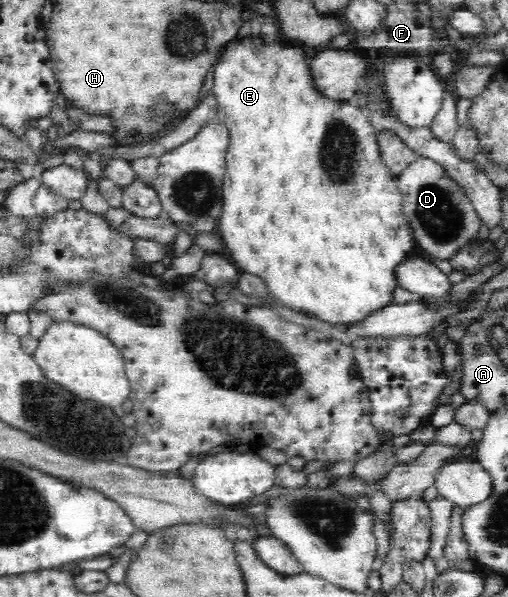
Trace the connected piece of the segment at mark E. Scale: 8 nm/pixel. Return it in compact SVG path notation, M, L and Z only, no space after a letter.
M278 37L273 44L261 43L257 39L244 38L230 43L223 49L215 65L213 92L218 100L217 115L230 130L230 143L225 155L227 171L223 177L222 209L218 215L217 231L230 253L230 259L239 273L254 275L265 284L268 294L281 303L310 319L324 321L336 329L358 327L367 321L372 314L393 303L394 291L400 287L398 267L408 260L408 255L414 249L415 241L402 211L402 196L397 188L395 178L384 165L377 143L378 128L371 122L366 113L356 107L352 101L337 102L320 96L314 90L309 68L303 59L300 48L294 48Z

